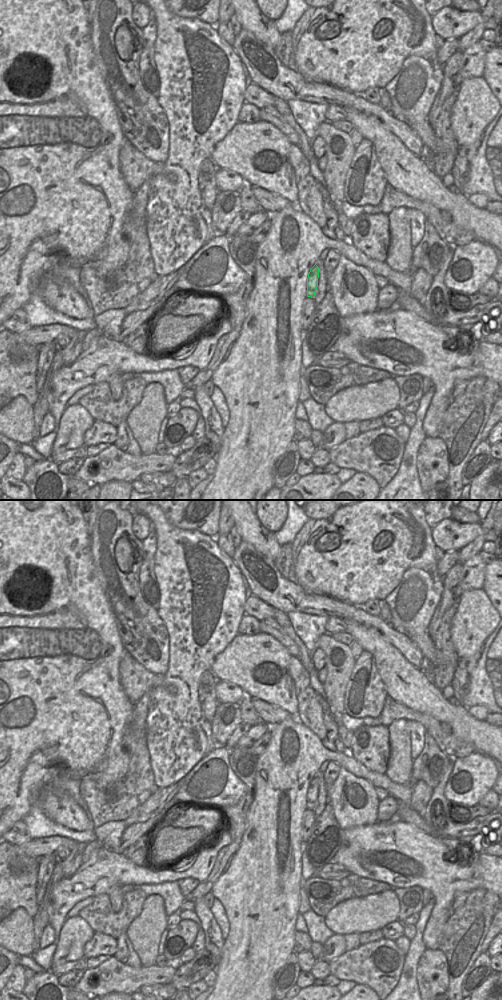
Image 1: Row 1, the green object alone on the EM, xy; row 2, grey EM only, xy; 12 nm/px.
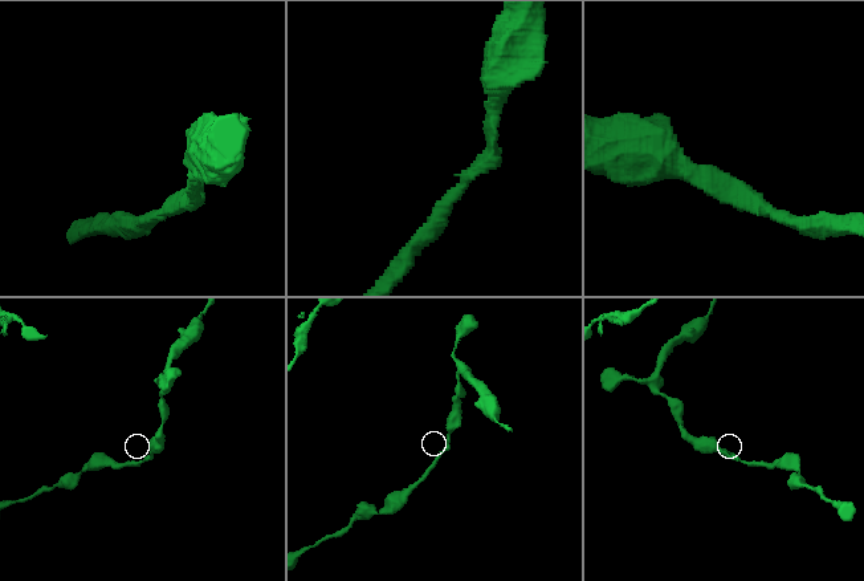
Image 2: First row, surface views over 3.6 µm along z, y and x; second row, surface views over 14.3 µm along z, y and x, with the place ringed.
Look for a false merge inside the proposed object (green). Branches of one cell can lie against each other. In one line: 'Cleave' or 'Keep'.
Keep

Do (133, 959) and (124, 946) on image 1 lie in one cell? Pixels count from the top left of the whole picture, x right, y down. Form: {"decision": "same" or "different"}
{"decision": "same"}

